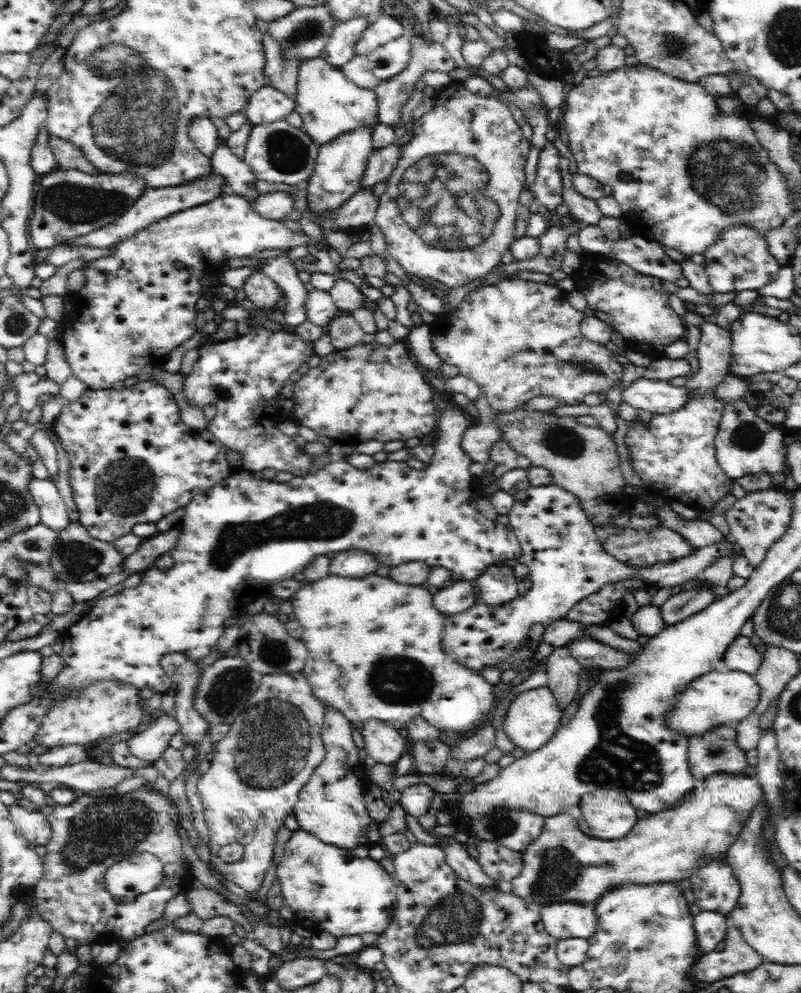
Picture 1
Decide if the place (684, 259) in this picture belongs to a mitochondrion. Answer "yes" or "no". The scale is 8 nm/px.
no

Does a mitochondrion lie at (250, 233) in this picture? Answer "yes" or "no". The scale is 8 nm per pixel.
no

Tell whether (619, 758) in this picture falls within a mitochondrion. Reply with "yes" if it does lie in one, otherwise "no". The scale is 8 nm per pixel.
yes

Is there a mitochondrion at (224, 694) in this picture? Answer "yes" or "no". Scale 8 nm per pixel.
yes

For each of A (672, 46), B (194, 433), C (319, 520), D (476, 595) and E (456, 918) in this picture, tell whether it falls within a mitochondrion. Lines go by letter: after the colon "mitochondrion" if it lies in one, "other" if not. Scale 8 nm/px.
A: mitochondrion
B: other
C: mitochondrion
D: other
E: mitochondrion

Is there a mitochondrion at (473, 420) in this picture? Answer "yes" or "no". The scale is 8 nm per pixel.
no

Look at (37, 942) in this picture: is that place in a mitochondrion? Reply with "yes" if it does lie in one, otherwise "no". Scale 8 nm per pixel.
no

